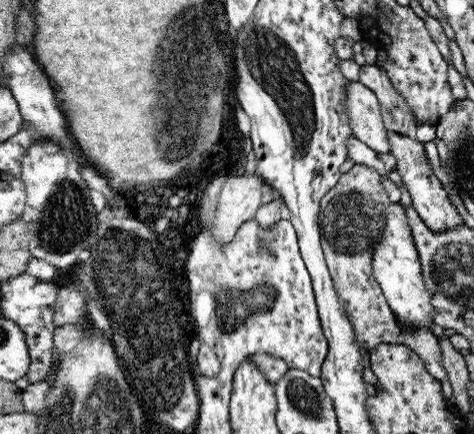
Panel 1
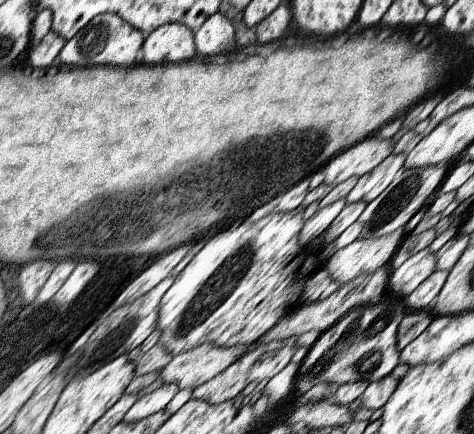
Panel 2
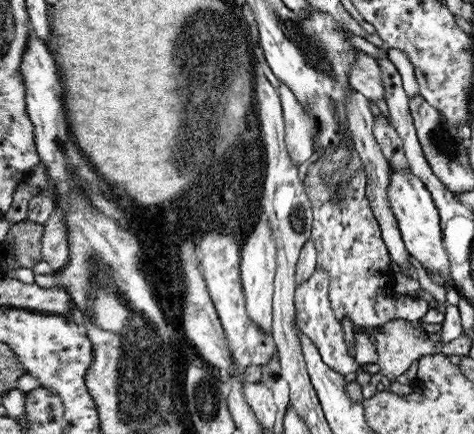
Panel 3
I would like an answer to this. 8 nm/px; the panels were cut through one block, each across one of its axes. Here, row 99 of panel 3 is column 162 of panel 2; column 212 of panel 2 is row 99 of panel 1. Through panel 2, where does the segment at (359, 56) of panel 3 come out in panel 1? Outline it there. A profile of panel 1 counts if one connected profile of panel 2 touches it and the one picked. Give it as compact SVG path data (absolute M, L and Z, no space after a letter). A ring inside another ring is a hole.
M350 82L346 86L344 106L350 118L348 124L352 128L352 136L368 144L378 154L390 154L392 146L376 94L362 82Z

